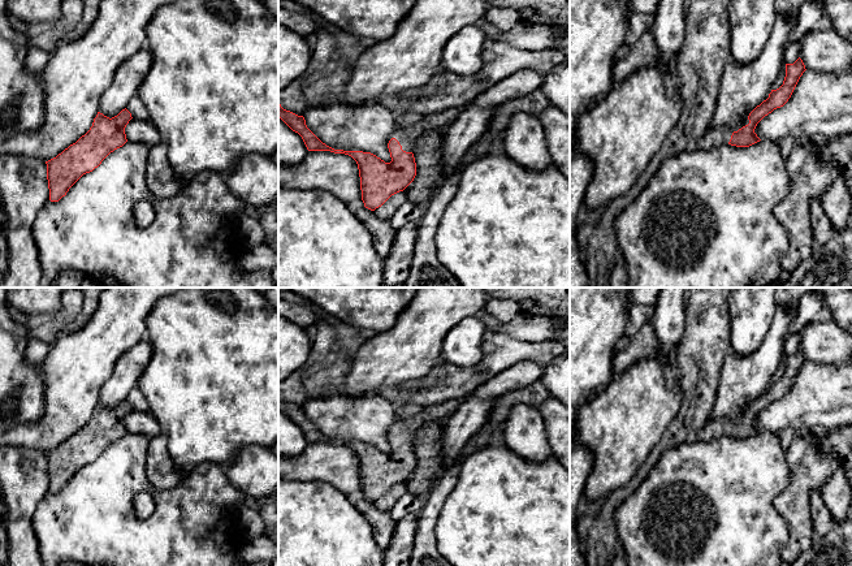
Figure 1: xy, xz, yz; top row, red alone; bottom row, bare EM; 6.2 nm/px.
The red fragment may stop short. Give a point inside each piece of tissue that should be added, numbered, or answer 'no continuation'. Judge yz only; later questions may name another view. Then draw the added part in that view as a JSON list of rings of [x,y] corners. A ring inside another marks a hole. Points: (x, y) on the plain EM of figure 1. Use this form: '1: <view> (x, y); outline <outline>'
1: yz (719, 427); outline [[[730,418],[709,419],[705,425],[699,431],[695,438],[709,441],[712,438],[728,436],[732,424],[734,420]]]

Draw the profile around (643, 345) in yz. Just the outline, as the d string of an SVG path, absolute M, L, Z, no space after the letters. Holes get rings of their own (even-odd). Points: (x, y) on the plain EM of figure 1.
M645 323L631 338L622 342L613 358L613 373L619 376L633 364L654 358L658 351L652 323Z

